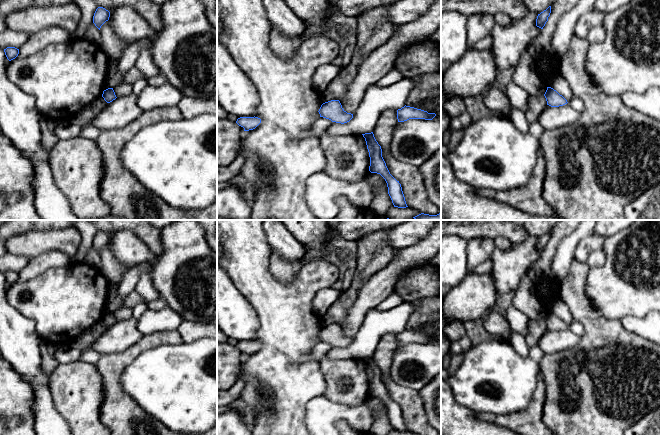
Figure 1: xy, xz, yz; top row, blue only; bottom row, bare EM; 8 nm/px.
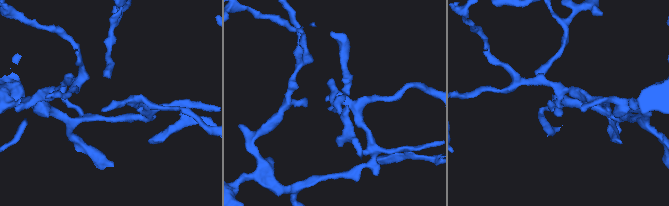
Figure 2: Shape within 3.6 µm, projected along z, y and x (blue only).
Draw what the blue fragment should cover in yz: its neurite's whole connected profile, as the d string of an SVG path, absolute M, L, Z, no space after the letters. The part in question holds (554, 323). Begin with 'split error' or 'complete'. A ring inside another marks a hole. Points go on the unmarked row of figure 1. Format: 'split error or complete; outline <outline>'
complete; outline M547 311L544 320L546 322L547 329L551 331L559 331L568 327L562 319L551 311Z

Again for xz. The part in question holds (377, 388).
complete; outline M373 356L365 357L362 359L365 362L370 381L369 395L371 397L380 398L385 403L388 411L388 418L392 424L394 431L408 431L405 425L401 408L390 398L382 381L381 370L376 365Z

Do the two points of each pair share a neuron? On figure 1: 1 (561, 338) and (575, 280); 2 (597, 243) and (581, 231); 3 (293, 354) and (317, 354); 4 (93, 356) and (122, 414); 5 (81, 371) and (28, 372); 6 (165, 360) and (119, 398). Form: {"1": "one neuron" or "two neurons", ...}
{"1": "two neurons", "2": "two neurons", "3": "two neurons", "4": "two neurons", "5": "two neurons", "6": "two neurons"}

